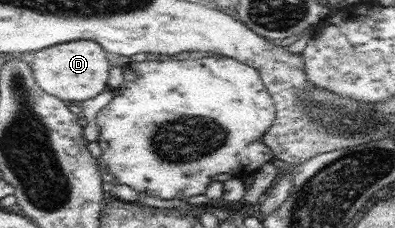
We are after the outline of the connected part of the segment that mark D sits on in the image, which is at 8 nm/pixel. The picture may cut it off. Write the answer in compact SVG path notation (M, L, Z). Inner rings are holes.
M76 40L35 51L30 55L30 65L35 83L42 91L63 99L69 104L92 99L108 89L111 65L109 53L92 40Z

